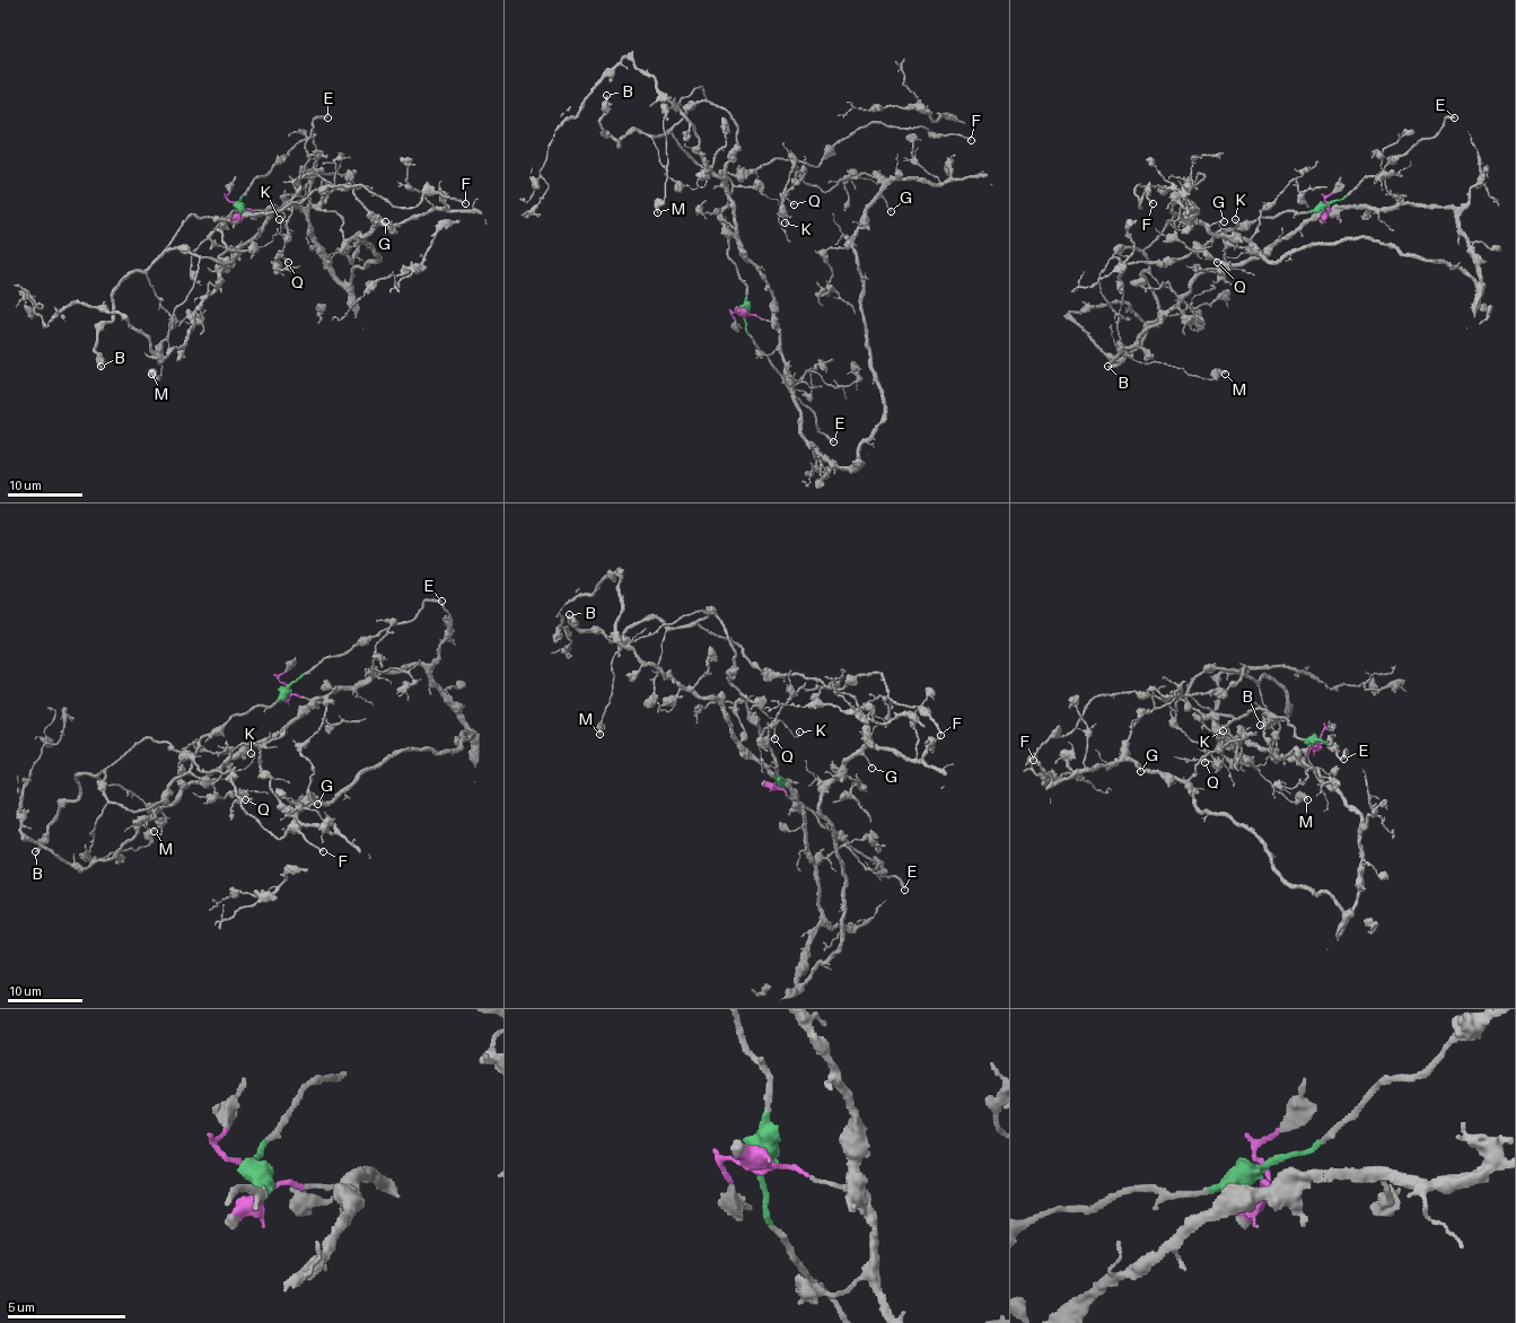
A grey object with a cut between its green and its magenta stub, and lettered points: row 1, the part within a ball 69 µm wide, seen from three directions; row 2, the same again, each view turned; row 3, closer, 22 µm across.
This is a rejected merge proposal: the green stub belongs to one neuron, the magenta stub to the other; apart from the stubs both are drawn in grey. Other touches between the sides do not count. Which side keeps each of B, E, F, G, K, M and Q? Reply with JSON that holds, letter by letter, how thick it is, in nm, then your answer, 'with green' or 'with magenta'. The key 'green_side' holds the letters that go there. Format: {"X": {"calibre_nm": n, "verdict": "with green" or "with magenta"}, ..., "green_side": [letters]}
{"B": {"calibre_nm": 280, "verdict": "with green"}, "E": {"calibre_nm": 280, "verdict": "with green"}, "F": {"calibre_nm": 190, "verdict": "with green"}, "G": {"calibre_nm": 110, "verdict": "with magenta"}, "K": {"calibre_nm": 120, "verdict": "with green"}, "M": {"calibre_nm": 420, "verdict": "with green"}, "Q": {"calibre_nm": 160, "verdict": "with magenta"}, "green_side": ["B", "E", "F", "K", "M"]}

